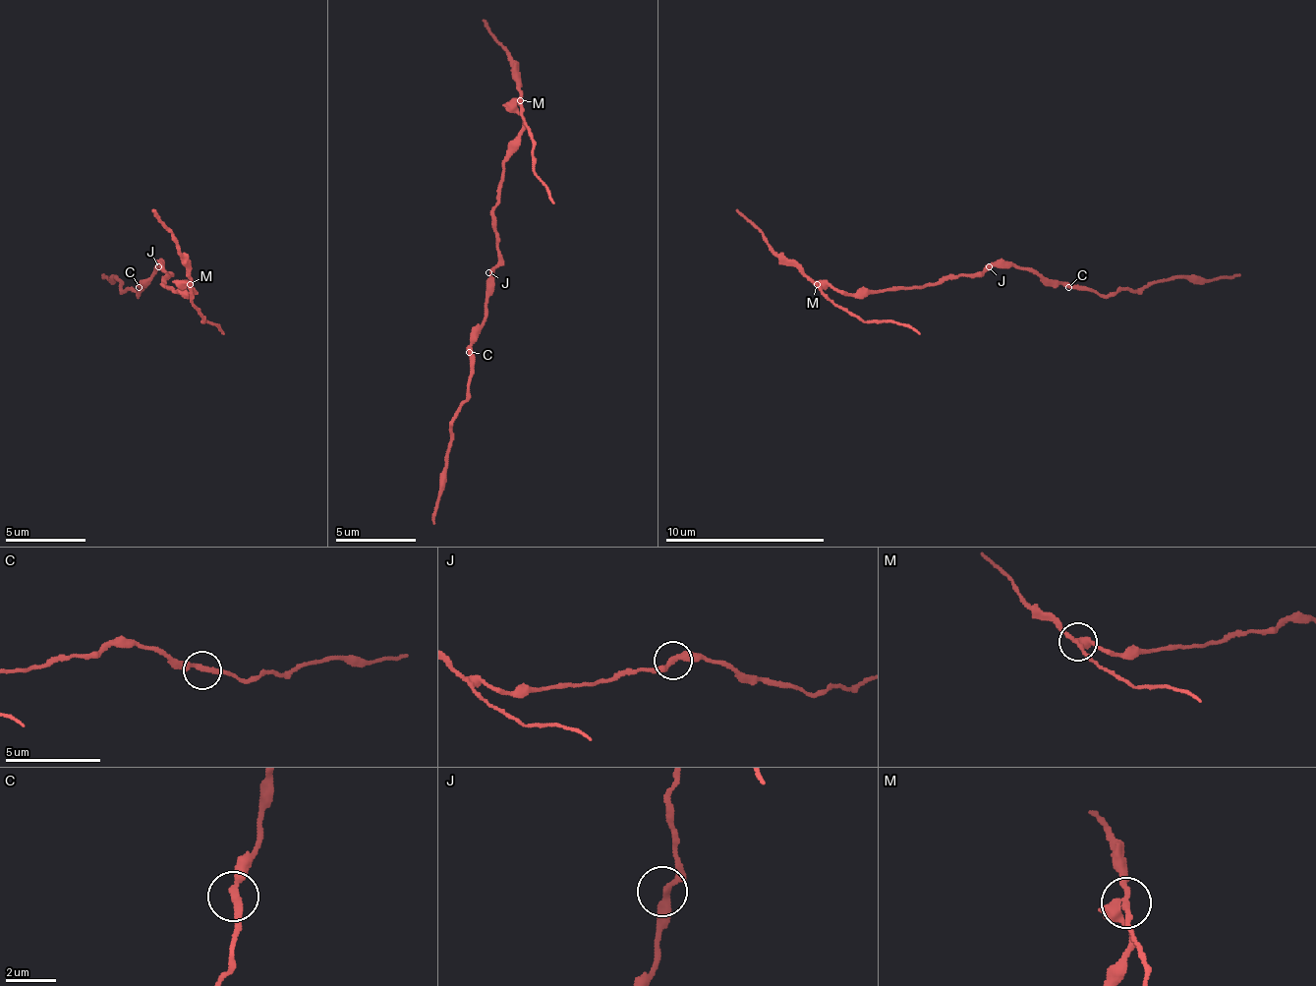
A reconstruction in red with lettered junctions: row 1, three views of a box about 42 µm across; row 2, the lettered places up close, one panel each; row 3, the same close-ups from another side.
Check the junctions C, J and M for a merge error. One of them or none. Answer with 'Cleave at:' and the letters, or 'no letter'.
Cleave at: M

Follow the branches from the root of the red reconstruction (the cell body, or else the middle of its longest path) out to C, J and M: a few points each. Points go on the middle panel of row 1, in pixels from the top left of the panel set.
C: (497, 260), (497, 267), (488, 276), (488, 312), (469, 352)
J: (497, 260), (488, 272)
M: (497, 260), (493, 207), (497, 203), (501, 159), (521, 128), (517, 115), (521, 99)

